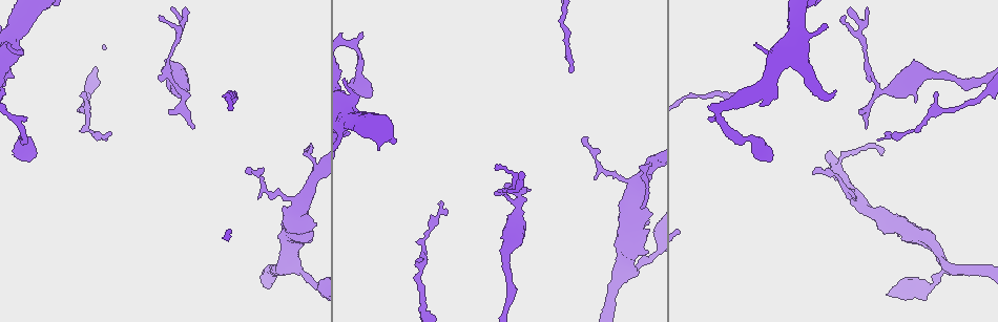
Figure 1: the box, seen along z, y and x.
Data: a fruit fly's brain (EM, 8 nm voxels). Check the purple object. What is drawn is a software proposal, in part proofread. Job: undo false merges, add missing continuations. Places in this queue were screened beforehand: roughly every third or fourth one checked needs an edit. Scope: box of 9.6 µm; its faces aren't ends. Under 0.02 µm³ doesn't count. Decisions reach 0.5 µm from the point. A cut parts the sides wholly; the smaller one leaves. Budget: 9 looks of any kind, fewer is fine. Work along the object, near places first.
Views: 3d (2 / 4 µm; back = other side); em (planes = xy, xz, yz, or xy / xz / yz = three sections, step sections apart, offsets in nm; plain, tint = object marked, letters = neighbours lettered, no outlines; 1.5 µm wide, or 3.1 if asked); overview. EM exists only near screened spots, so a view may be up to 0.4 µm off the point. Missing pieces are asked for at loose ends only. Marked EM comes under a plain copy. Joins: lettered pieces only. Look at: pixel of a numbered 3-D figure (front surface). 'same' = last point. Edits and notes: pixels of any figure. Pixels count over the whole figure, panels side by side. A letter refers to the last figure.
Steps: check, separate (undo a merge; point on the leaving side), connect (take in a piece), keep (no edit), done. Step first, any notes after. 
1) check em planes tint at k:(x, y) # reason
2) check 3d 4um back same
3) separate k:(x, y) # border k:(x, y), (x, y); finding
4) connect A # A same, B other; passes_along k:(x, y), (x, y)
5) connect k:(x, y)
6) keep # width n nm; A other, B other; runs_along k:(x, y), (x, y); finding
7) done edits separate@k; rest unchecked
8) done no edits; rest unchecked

check em xz step 4 tint at 1:(508, 189)

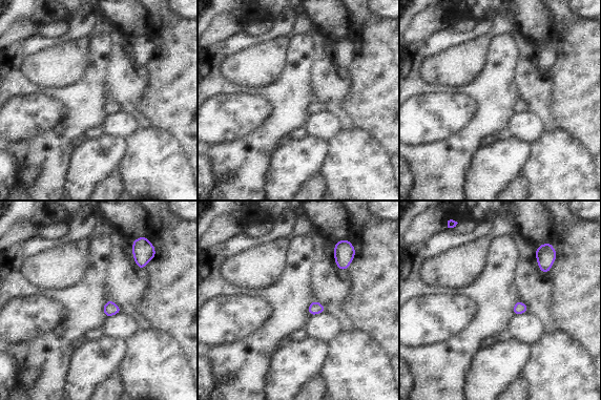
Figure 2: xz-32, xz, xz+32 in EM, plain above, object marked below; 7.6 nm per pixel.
check em planes letters same

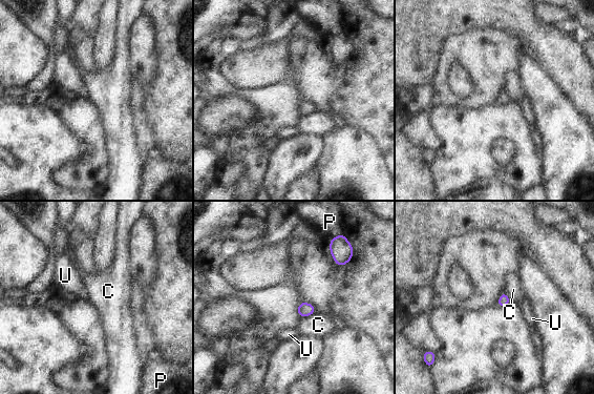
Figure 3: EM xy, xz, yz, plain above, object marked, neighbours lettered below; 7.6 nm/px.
keep # width 90 nm; C other, P other, U other; border 3:(315, 311), (301, 317); no lettered piece goes on from it

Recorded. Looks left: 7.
check 3d 4um at 1:(82, 93) # free end

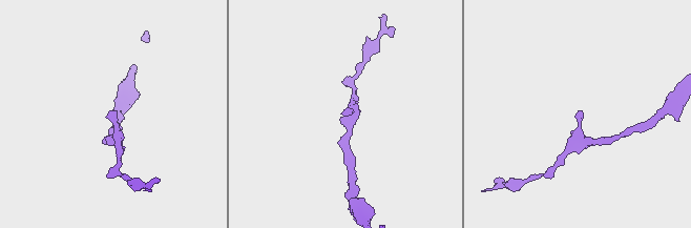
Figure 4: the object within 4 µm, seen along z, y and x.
check em planes letters at 4:(578, 116) # now the EM

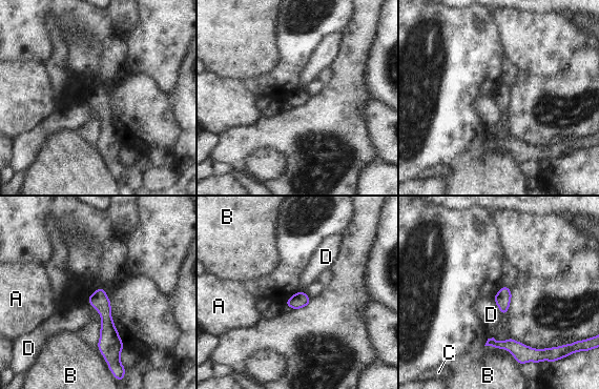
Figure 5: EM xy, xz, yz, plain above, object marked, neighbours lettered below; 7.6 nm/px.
keep # A other, B other, C other, D other; runs_along 5:(100, 290), (107, 320), (109, 360); none of them fits

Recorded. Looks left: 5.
check 3d 4um at 1:(860, 110) # free end

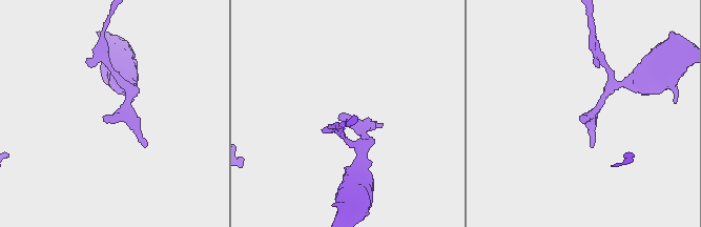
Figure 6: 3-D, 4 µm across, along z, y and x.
check em planes letters at 6:(582, 117)

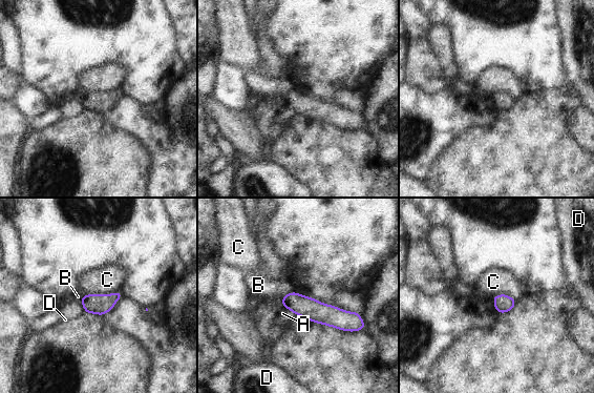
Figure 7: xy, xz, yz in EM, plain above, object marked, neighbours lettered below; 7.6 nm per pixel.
keep # A other, B other, C other, D other; border 7:(119, 290), (81, 296); none of them fits

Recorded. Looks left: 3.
check 3d 4um back at 1:(24, 141) # sudden change in width

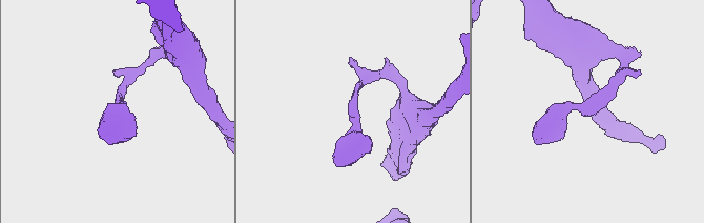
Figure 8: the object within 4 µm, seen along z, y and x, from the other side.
check em planes letters at 8:(353, 126)

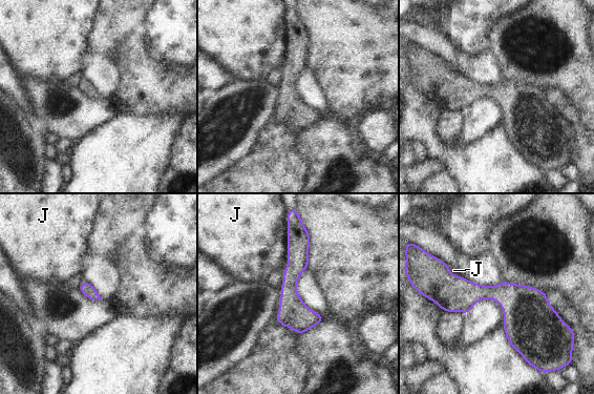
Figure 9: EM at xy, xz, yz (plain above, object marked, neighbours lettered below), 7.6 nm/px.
keep # J other; border 9:(288, 215), (288, 264), (282, 273); one neuron here

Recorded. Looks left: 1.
done no edits; rest unchecked

